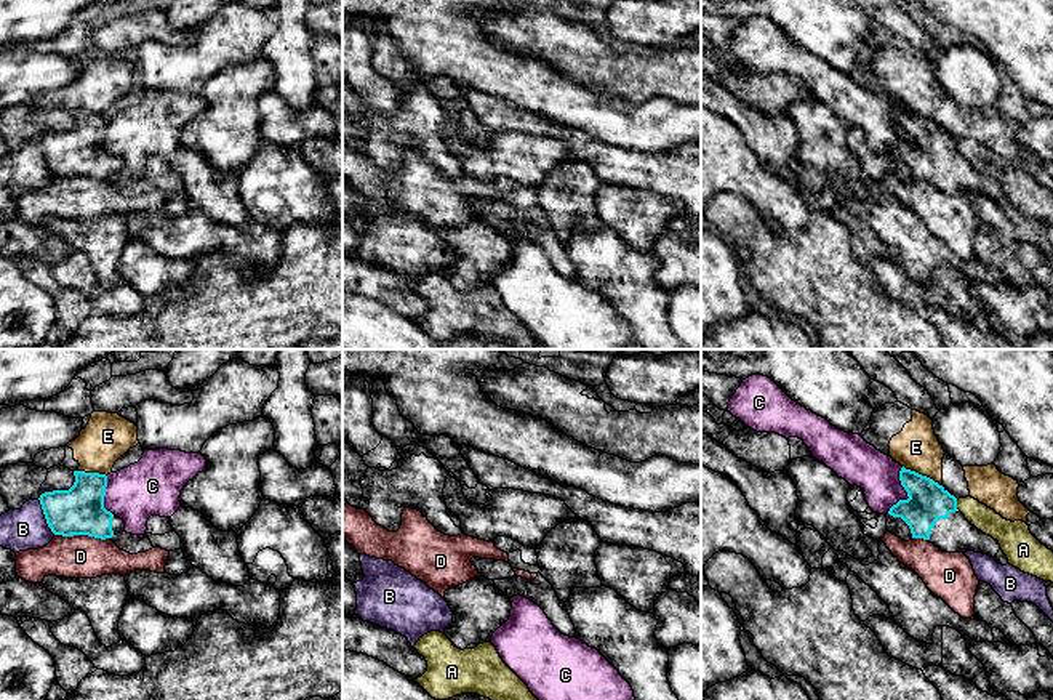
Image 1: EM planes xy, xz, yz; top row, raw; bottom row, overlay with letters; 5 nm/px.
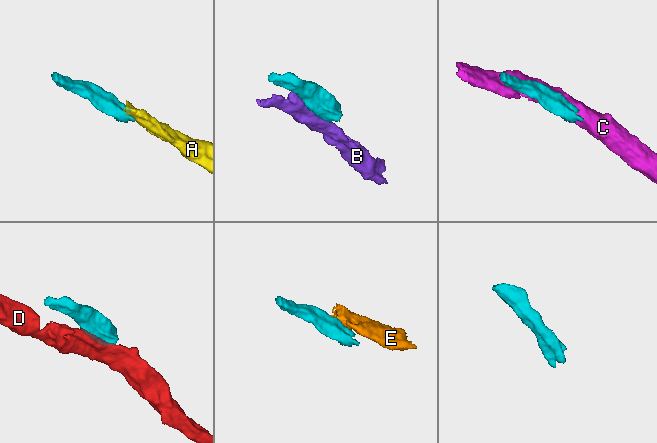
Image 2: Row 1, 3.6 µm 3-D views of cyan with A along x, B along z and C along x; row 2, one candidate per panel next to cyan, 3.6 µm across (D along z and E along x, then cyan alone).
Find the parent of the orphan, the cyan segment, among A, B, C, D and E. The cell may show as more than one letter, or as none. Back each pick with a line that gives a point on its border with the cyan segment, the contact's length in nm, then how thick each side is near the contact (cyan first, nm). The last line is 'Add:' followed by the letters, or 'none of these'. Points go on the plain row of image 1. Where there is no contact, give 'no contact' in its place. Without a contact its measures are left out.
Add: none of these

